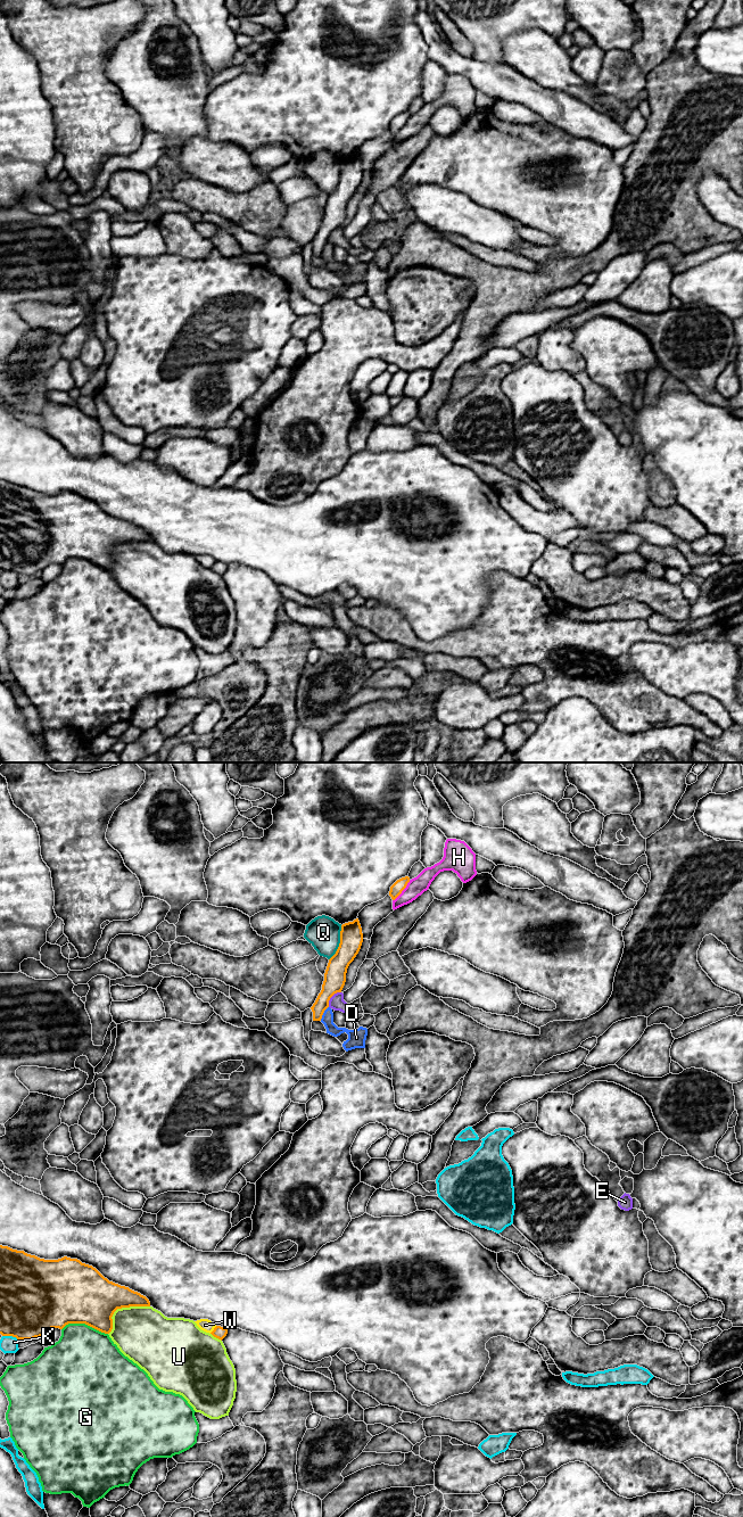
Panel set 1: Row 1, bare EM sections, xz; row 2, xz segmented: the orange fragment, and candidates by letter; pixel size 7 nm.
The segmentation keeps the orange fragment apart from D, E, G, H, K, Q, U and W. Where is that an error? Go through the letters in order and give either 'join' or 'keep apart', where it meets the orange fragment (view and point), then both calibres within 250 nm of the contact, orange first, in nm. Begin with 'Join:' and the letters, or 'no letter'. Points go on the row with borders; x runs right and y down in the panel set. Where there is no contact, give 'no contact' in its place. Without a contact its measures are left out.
Join: no letter
D: keep apart; contact xz (323, 1012); calibres 150 and 80 nm
E: keep apart; contact xz (331, 996); calibres 160 and 110 nm
G: keep apart; contact xz (84, 1322); calibres 440 and 440 nm
H: keep apart; contact xz (403, 889); calibres 90 and 120 nm
K: keep apart; contact xz (10, 1335); calibres 420 and 130 nm
Q: keep apart; contact xz (340, 942); calibres 160 and 240 nm
U: keep apart; contact xz (121, 1308); calibres 380 and 400 nm
W: keep apart; contact xz (214, 1329); calibres 90 and 90 nm

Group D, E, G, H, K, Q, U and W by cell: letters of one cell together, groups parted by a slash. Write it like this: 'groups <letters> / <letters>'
groups D K / E / G / H / Q / U / W

